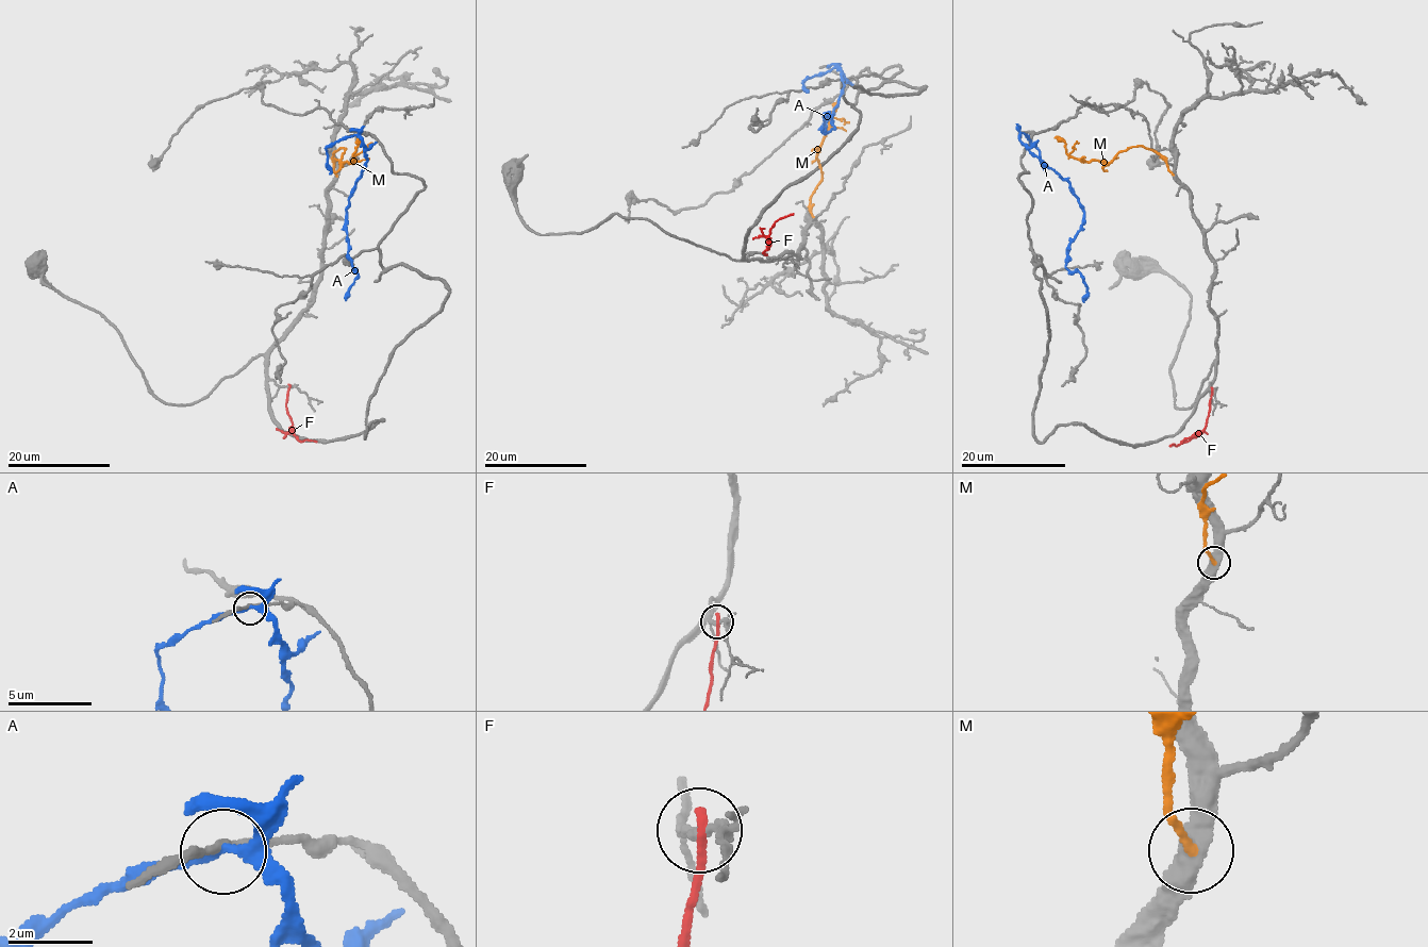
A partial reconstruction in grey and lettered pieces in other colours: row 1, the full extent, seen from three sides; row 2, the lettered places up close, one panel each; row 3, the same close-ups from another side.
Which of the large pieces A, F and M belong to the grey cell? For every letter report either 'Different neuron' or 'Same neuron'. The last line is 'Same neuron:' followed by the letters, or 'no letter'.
A: Different neuron
F: Different neuron
M: Different neuron
Same neuron: no letter

